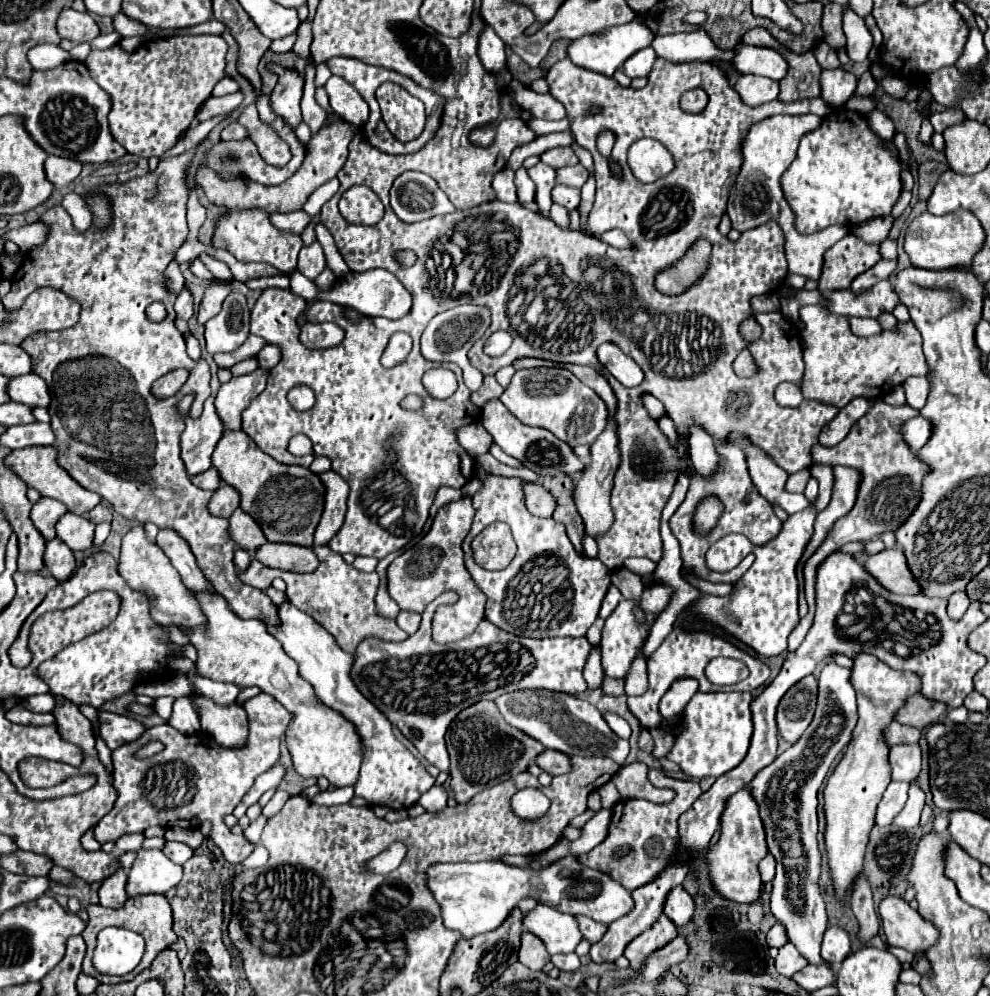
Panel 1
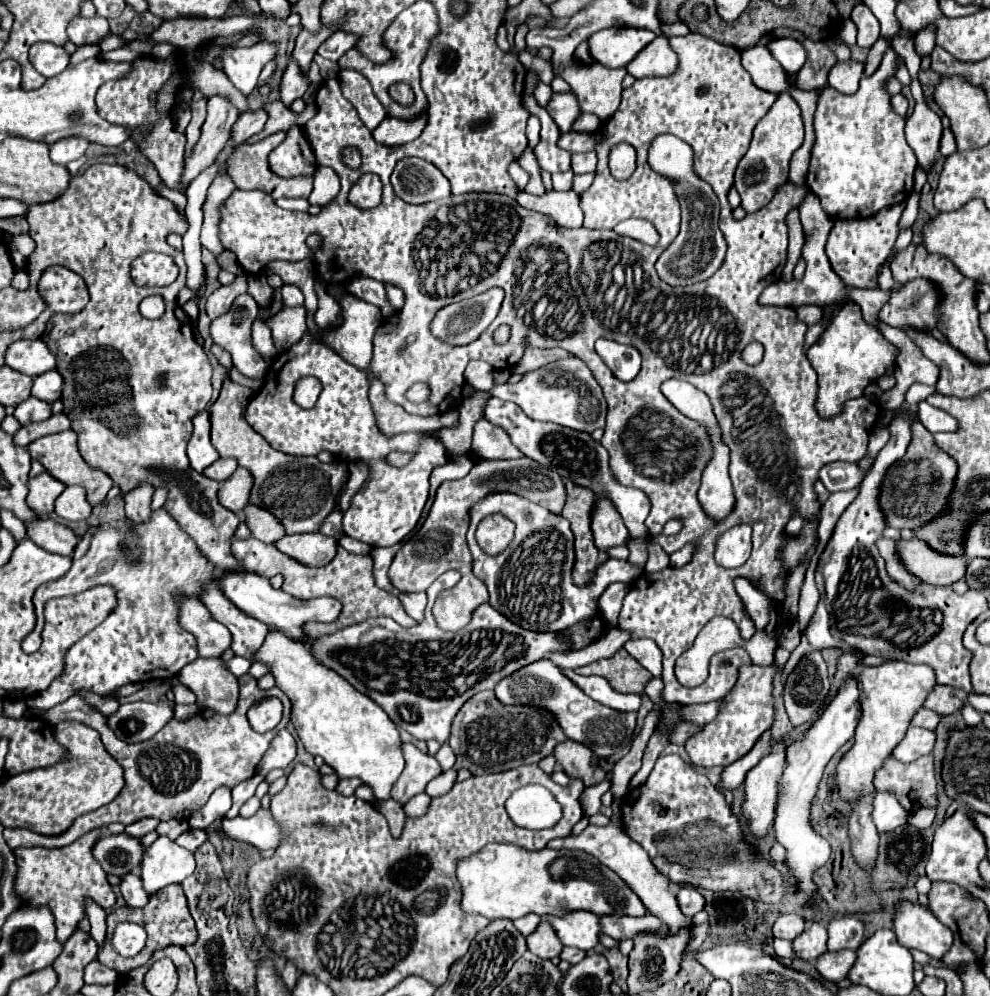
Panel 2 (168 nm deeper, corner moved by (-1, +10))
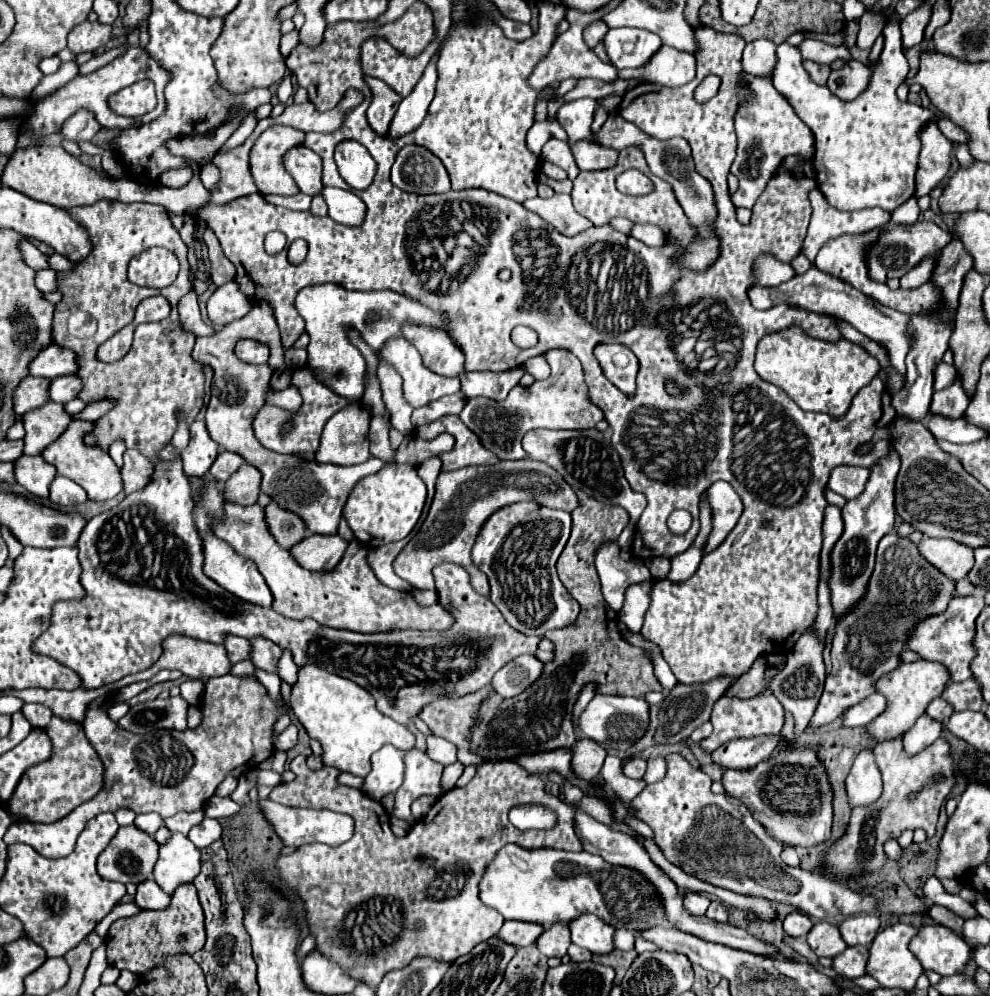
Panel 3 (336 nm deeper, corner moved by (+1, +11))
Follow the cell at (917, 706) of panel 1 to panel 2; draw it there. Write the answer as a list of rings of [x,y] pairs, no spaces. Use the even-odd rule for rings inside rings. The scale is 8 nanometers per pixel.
[[[936,684],[934,690],[928,694],[928,698],[924,702],[924,708],[930,708],[936,714],[946,716],[946,714],[958,712],[966,704],[966,698],[968,698],[968,694],[964,690],[956,690],[952,686]]]

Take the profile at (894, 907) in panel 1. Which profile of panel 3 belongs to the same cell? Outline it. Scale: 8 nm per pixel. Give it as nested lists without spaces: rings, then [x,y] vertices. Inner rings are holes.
[[[942,925],[920,927],[910,943],[910,951],[922,961],[926,971],[936,971],[942,977],[964,973],[972,953],[960,935]]]

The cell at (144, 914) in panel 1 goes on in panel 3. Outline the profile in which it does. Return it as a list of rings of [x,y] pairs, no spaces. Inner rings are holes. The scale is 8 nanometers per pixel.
[[[192,883],[180,885],[176,893],[172,895],[172,903],[164,911],[142,911],[140,915],[120,919],[112,923],[108,935],[106,935],[106,951],[108,951],[108,963],[116,969],[128,969],[136,975],[144,975],[150,969],[164,965],[164,957],[170,955],[194,955],[200,951],[206,943],[206,931],[204,931],[204,911],[198,901],[196,887]],[[180,935],[186,935],[184,941],[180,941]]]

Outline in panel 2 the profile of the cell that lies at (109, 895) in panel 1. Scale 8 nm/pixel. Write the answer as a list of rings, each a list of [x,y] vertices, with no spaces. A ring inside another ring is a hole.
[[[124,874],[120,878],[120,894],[130,908],[142,908],[148,902],[148,894],[142,888],[142,880],[136,874]]]

